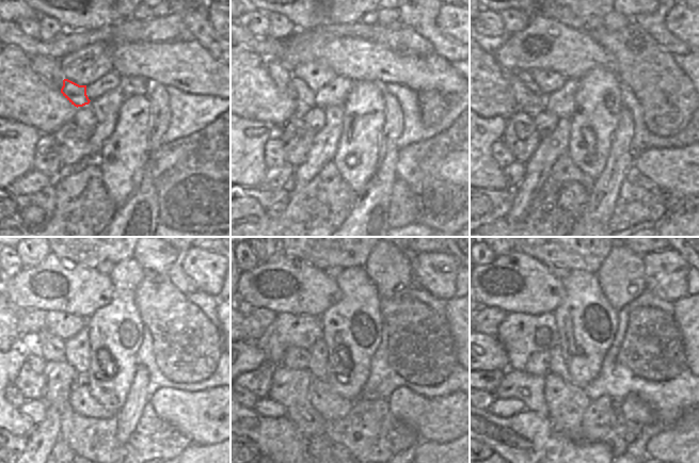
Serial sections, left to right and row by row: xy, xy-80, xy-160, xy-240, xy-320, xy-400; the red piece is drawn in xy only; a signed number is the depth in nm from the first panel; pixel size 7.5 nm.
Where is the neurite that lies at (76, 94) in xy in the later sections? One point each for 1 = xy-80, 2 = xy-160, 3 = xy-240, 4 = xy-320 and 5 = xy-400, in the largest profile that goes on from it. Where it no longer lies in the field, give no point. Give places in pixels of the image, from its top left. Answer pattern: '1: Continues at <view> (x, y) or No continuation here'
1: Continues at xy-80 (306, 96)
2: Continues at xy-160 (524, 76)
3: Continues at xy-240 (29, 320)
4: Continues at xy-320 (259, 318)
5: Continues at xy-400 (491, 318).

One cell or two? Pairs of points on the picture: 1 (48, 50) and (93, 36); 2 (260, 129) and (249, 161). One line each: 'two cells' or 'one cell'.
1: one cell
2: one cell

